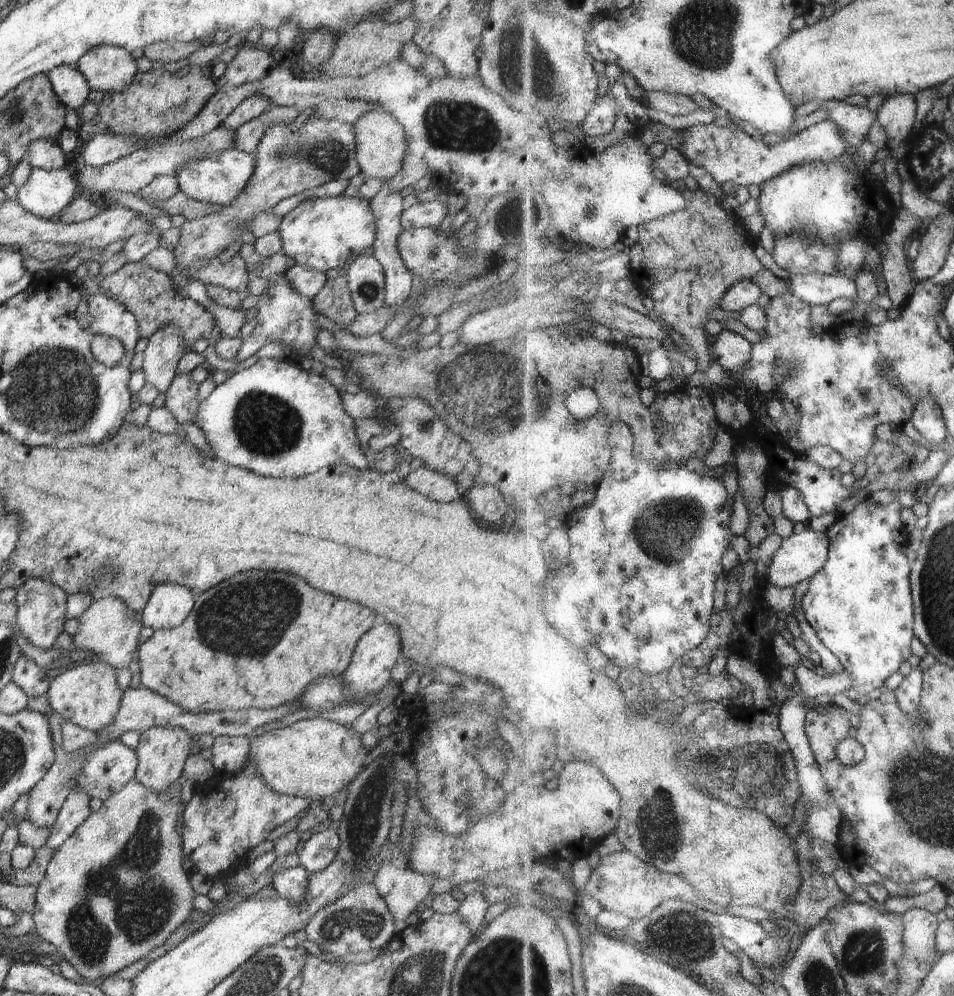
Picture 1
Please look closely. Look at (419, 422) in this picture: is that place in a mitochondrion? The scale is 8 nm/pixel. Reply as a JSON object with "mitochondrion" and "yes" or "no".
{"mitochondrion":"yes"}

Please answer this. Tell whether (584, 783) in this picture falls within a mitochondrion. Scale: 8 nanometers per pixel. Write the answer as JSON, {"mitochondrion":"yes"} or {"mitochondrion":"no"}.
{"mitochondrion":"no"}

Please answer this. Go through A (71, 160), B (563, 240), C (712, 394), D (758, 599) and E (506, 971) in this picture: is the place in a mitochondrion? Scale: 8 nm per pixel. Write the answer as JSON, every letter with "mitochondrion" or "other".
{"A":"other","B":"other","C":"other","D":"other","E":"mitochondrion"}

